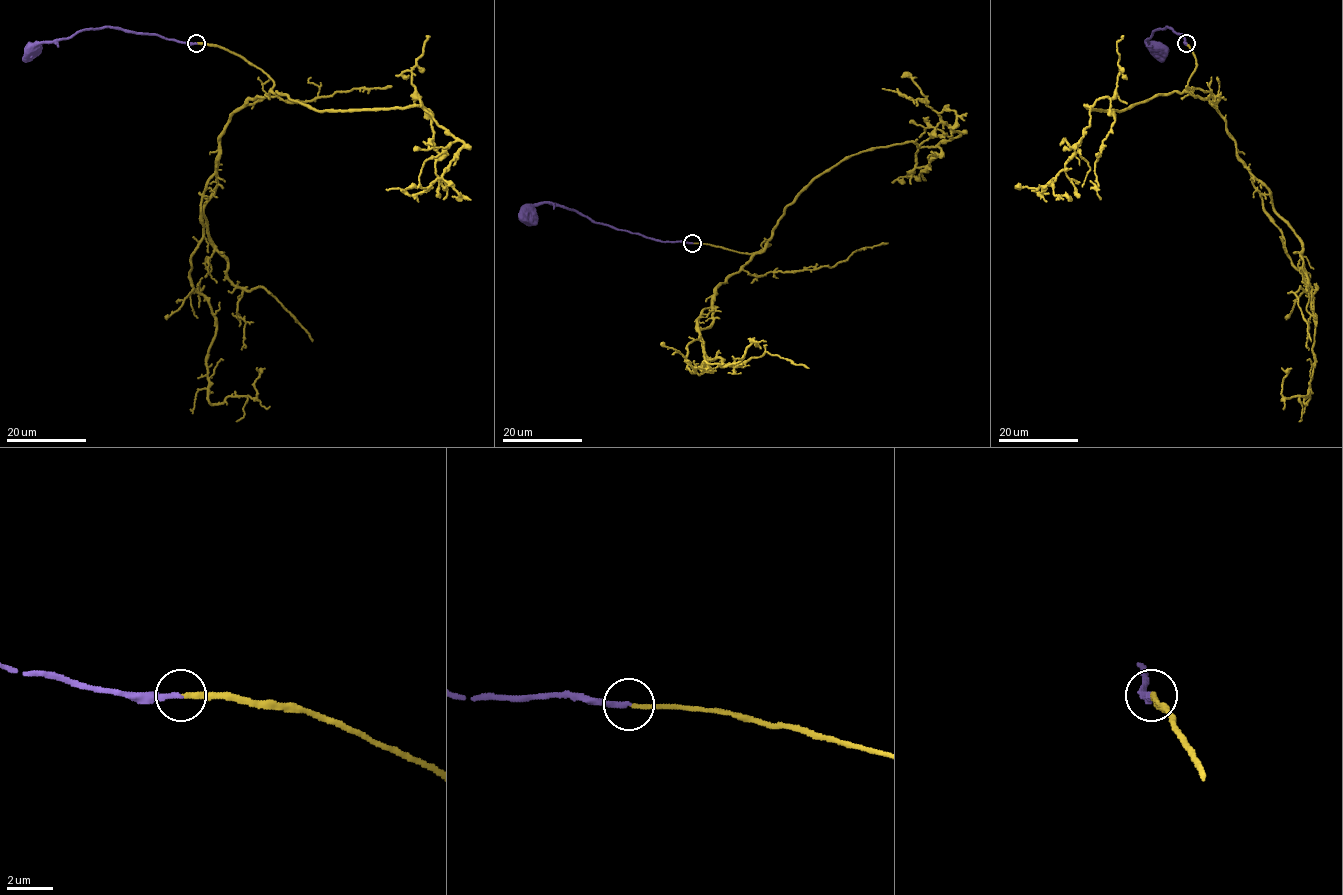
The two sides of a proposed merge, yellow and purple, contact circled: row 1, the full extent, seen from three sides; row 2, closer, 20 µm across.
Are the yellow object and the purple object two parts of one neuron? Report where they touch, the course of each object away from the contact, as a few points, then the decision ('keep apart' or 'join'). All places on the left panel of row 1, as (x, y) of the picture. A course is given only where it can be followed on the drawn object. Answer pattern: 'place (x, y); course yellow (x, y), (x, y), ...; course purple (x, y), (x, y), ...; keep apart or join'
place (196, 43); course yellow (196, 43), (273, 82), (220, 137), (189, 275), (216, 326), (211, 404), (256, 397), (264, 368); course purple (196, 43), (181, 43), (157, 35), (109, 27), (85, 29), (32, 48); join

